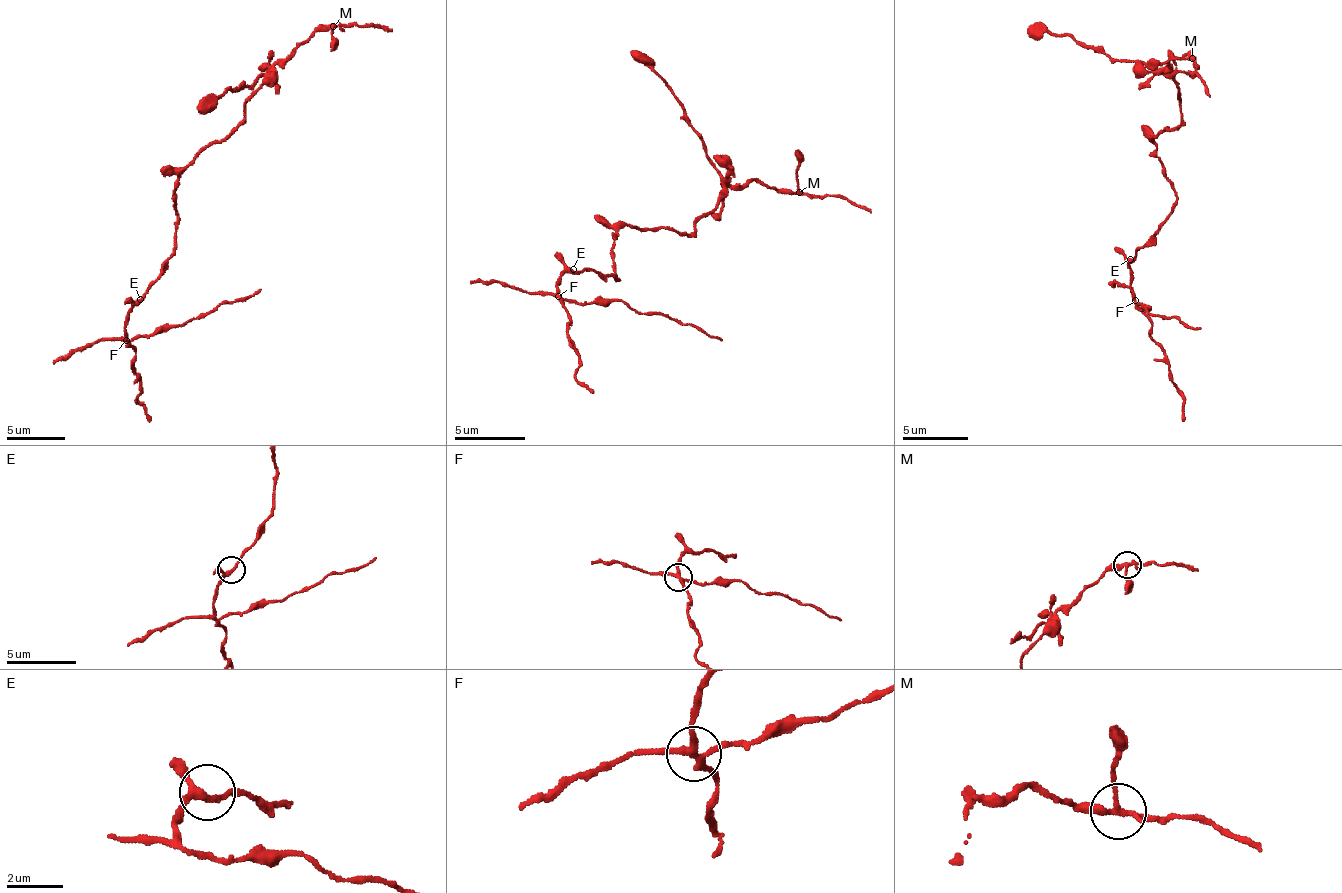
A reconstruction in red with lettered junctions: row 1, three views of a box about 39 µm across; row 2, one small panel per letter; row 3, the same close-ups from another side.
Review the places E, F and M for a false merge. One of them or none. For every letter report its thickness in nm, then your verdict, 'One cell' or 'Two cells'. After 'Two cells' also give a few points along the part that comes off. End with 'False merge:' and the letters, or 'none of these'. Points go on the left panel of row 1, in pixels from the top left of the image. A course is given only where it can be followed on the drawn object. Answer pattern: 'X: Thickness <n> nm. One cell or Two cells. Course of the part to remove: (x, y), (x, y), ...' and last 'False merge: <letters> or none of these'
E: Thickness 200 nm. One cell
F: Thickness 220 nm. Two cells. Course of the part to remove: (125, 340), (180, 325), (223, 302), (243, 300), (260, 289)
M: Thickness 240 nm. One cell
False merge: F

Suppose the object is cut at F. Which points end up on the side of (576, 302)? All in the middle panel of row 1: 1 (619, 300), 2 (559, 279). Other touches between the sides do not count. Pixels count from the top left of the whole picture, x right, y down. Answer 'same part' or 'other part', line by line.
1: same part
2: other part

